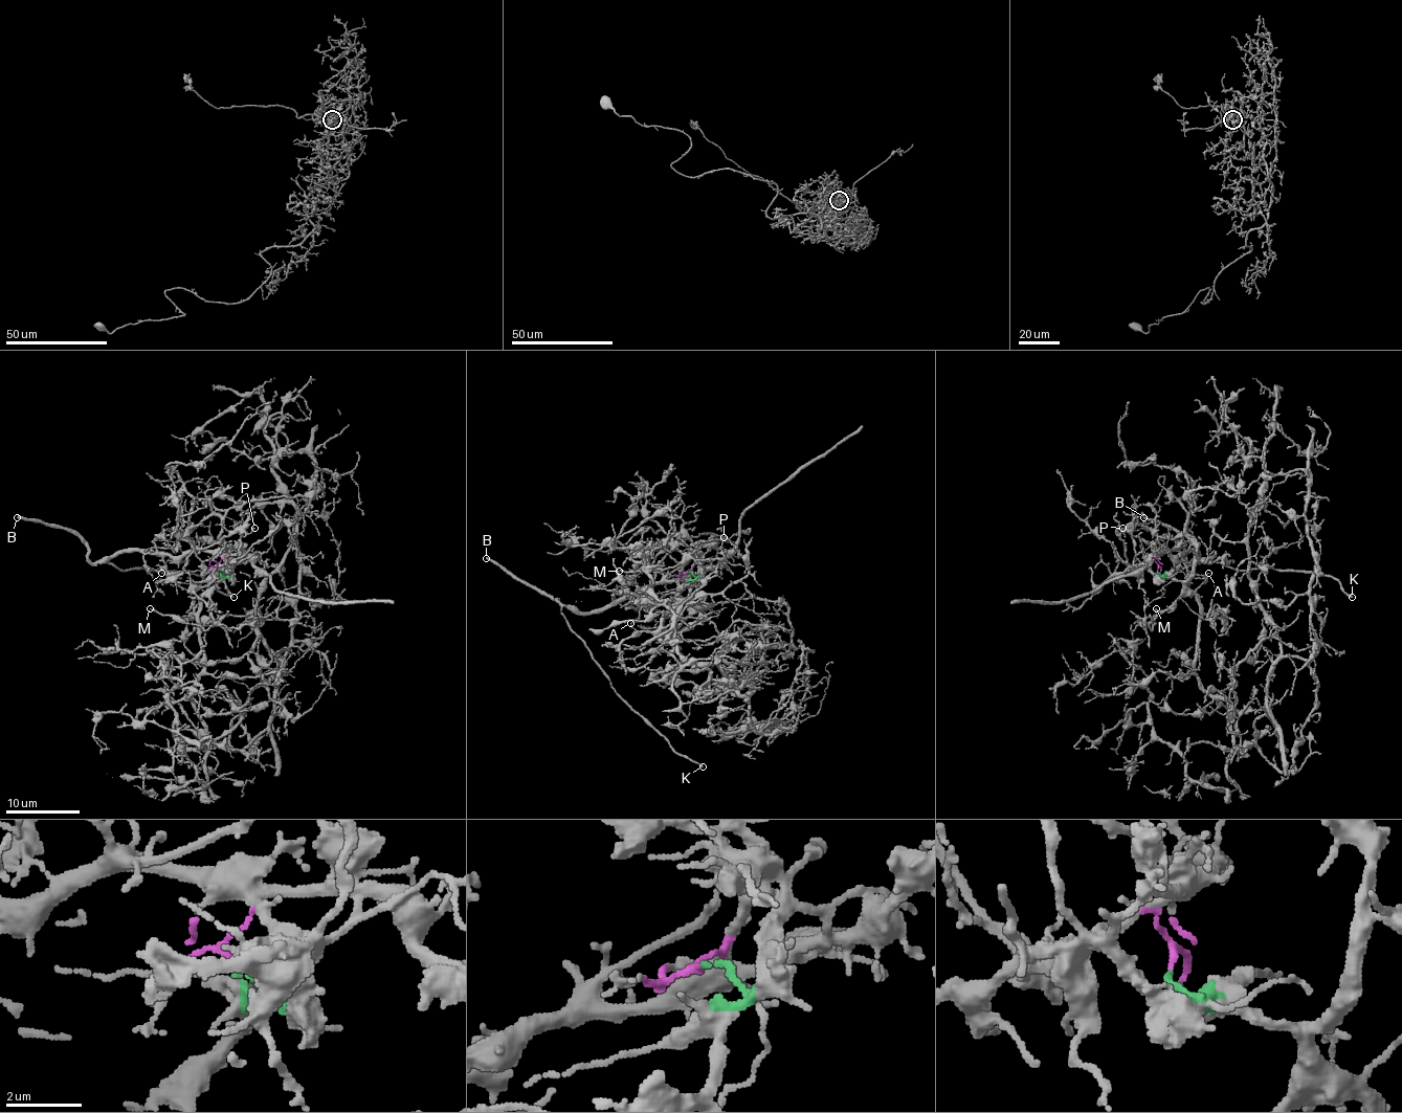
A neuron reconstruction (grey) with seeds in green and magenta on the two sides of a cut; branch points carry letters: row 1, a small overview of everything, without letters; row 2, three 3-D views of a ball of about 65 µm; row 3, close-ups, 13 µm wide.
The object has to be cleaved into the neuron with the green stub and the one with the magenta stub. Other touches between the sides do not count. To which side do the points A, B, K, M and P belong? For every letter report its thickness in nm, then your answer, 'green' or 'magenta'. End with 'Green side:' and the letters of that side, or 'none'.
A: calibre 110 nm; magenta
B: calibre 300 nm; magenta
K: calibre 200 nm; magenta
M: calibre 170 nm; green
P: calibre 140 nm; magenta
Green side: M

